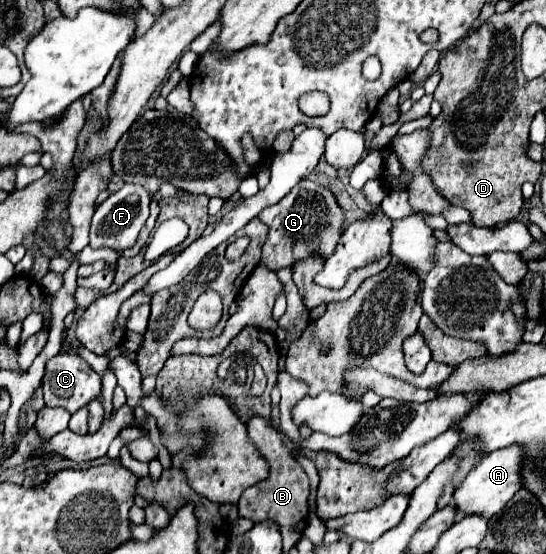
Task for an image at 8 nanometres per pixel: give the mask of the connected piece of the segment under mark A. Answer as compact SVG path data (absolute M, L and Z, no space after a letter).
M505 447L483 457L483 461L467 473L467 479L455 489L451 505L463 515L481 515L485 519L493 517L505 507L505 503L519 491L519 463L523 461L523 451L519 447Z

